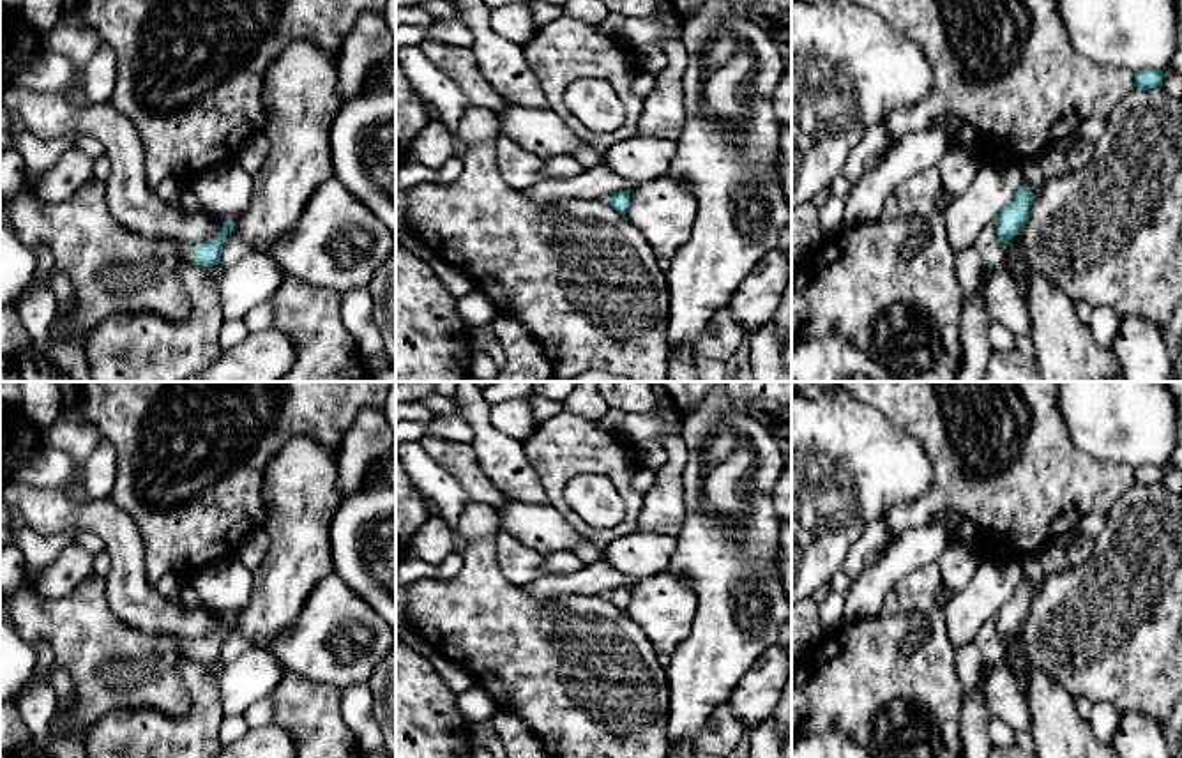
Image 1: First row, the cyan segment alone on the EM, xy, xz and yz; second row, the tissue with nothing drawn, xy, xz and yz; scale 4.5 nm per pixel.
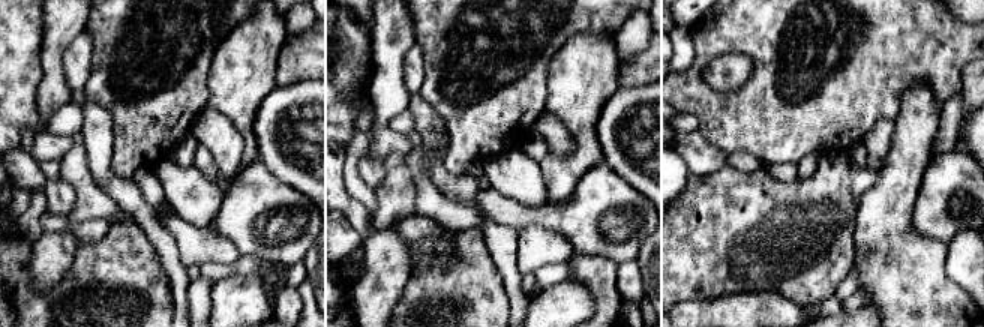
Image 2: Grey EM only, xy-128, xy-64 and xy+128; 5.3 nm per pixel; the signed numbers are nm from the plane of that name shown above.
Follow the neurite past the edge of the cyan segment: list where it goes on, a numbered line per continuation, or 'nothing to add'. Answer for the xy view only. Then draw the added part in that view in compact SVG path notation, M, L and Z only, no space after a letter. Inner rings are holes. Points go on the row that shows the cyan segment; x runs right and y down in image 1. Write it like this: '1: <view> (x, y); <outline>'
1: xy (186, 250); M182 242L178 253L182 254L186 263L196 265L194 244Z

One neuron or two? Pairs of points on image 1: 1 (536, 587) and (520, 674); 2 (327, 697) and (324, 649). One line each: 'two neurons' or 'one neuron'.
1: two neurons
2: two neurons

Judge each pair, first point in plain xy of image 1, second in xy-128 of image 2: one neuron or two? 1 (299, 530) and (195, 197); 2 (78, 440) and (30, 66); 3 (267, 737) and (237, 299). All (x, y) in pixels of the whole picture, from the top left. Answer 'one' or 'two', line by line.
1: two
2: two
3: one

